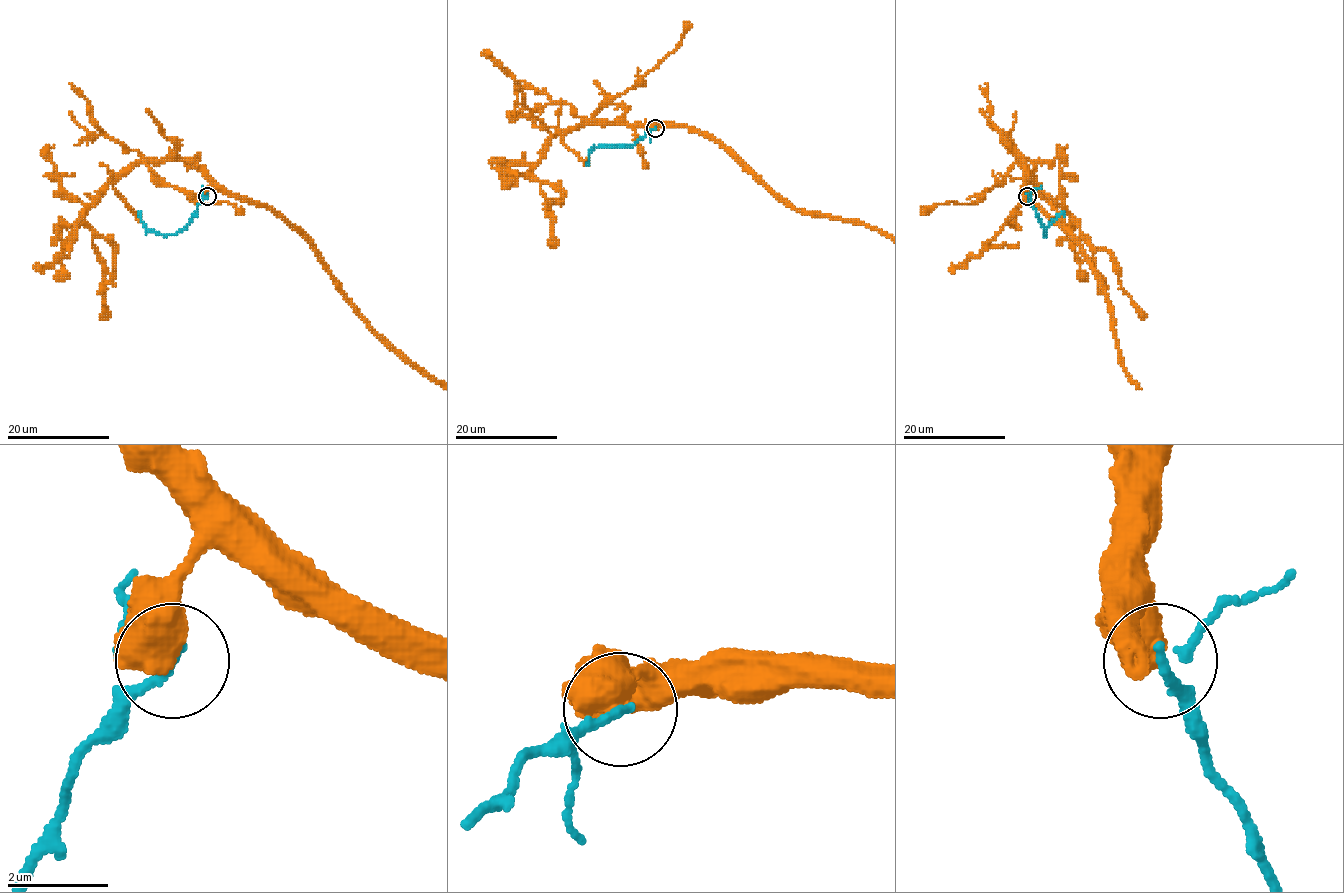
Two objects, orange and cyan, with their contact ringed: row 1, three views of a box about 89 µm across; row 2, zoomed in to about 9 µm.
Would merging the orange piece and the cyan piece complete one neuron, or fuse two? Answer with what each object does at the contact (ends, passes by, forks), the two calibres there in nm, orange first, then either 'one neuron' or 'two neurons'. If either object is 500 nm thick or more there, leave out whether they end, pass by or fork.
calibres 650 and 200 nm; two neurons

